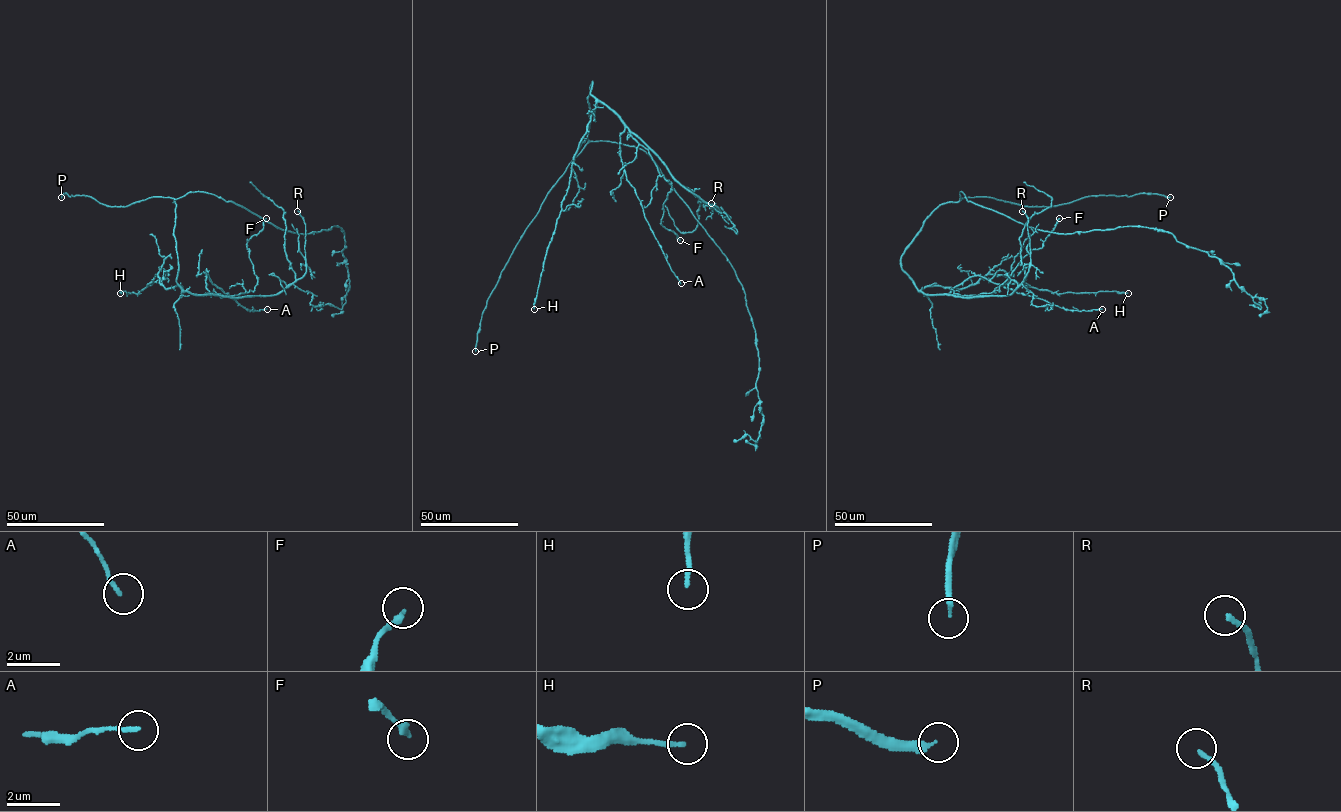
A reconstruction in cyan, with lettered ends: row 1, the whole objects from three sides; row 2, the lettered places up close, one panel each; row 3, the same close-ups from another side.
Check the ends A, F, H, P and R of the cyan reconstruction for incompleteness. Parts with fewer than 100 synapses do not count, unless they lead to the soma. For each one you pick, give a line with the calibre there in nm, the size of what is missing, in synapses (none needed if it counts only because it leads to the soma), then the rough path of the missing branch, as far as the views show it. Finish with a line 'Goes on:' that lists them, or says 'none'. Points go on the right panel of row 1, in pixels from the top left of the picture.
P: 200 nm thick; about 180 synapses; missing branch runs (1170, 197), (1223, 206), (1246, 219), (1253, 230), (1254, 244), (1271, 262), (1267, 267), (1219, 265), (1209, 260)
R: 180 nm thick; missing branch runs (1022, 211), (980, 163)
Goes on: P, R

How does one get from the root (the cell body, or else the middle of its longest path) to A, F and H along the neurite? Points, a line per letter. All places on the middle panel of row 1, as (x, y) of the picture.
A: (602, 141), (587, 138), (592, 82), (590, 93), (607, 105), (625, 126), (620, 148), (626, 180), (681, 283)
F: (602, 141), (587, 138), (592, 82), (590, 93), (617, 115), (671, 182), (660, 224), (680, 240)
H: (602, 141), (587, 138), (592, 82), (595, 110), (574, 155), (534, 309)

